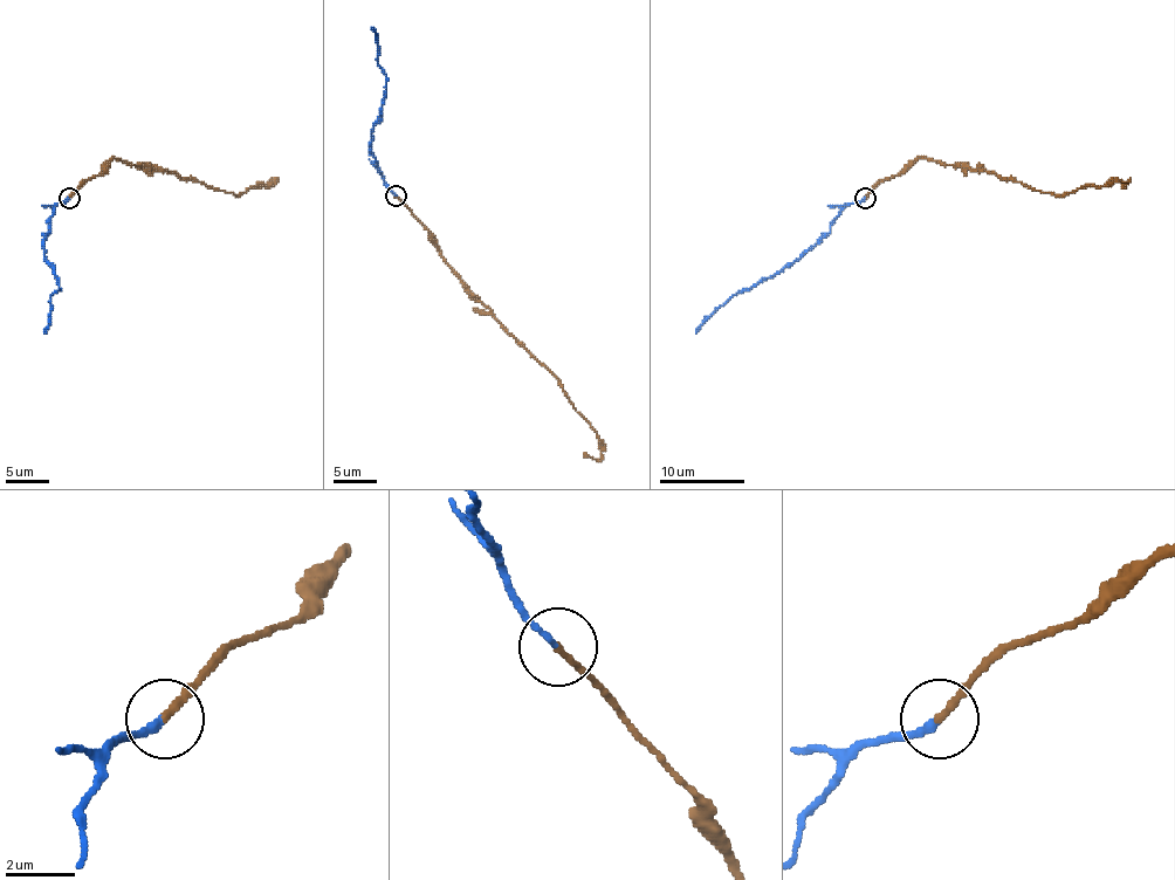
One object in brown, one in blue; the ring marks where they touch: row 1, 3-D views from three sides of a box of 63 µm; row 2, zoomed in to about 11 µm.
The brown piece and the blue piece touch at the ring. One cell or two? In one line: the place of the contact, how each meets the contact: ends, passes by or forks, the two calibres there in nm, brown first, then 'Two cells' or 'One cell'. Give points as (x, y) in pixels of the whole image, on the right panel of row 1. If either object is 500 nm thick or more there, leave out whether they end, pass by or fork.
Place: (865, 198). At the ring brown ends. At the ring blue ends. Thickness 200 nm (brown) against 190 nm. One cell

